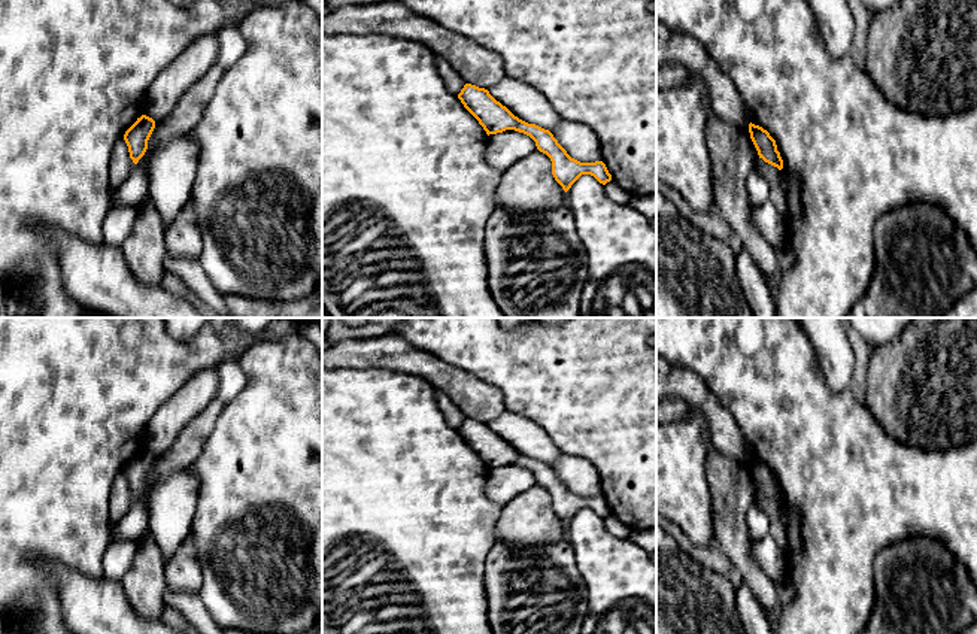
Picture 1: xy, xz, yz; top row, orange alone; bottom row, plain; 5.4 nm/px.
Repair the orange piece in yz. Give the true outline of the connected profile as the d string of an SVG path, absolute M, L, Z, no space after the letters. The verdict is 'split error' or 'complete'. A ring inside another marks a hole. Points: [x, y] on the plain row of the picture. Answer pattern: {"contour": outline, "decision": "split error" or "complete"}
{"contour": "M749 458L750 473L758 485L759 492L765 497L777 501L779 504L783 503L783 494L780 486L777 485L776 474L770 470L767 464L759 459Z", "decision": "complete"}

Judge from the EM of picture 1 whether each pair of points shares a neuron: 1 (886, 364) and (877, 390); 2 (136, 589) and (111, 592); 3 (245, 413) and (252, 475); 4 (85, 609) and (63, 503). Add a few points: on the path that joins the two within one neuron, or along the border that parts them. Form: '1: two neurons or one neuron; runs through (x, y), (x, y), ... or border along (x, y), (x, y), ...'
1: one neuron; runs through (886, 370), (886, 381), (883, 384)
2: two neurons; border along (120, 582), (126, 598), (145, 618)
3: one neuron; runs through (252, 428), (252, 460)
4: two neurons; border along (45, 558), (96, 578), (105, 578)

